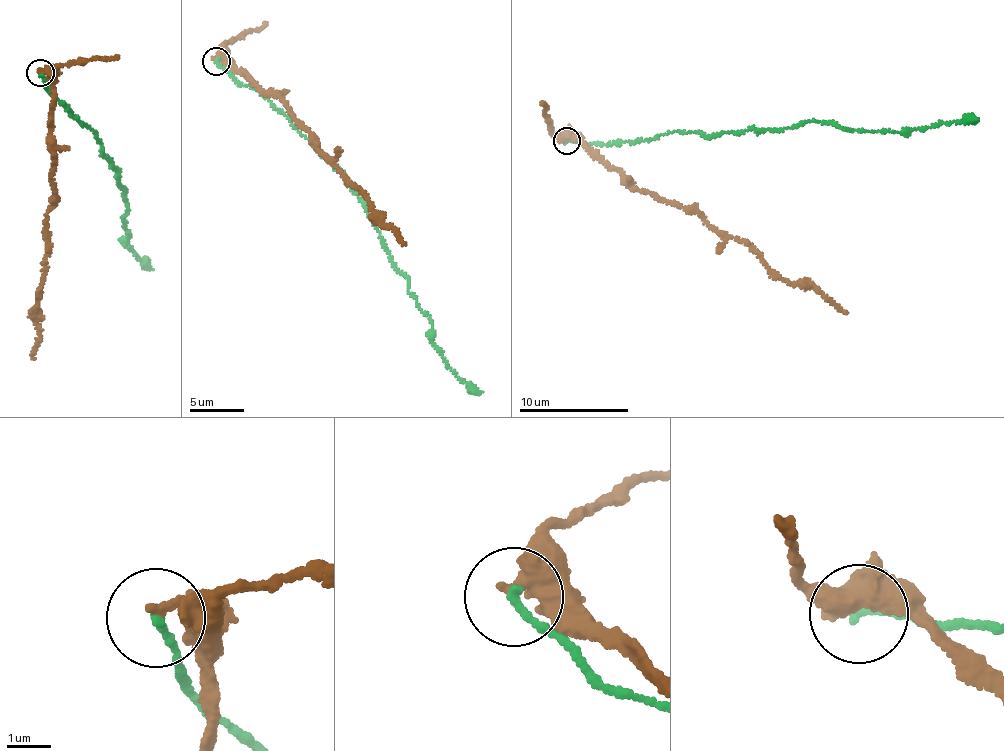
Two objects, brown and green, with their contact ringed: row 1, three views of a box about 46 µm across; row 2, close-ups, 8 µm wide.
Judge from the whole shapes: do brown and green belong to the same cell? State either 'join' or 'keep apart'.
keep apart

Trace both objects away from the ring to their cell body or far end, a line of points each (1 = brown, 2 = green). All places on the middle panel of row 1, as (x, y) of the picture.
1: (216, 59), (221, 57), (236, 72), (284, 102), (319, 155), (368, 199), (372, 218), (394, 230), (406, 245)
2: (216, 61), (343, 174), (430, 317), (435, 343), (482, 392)

